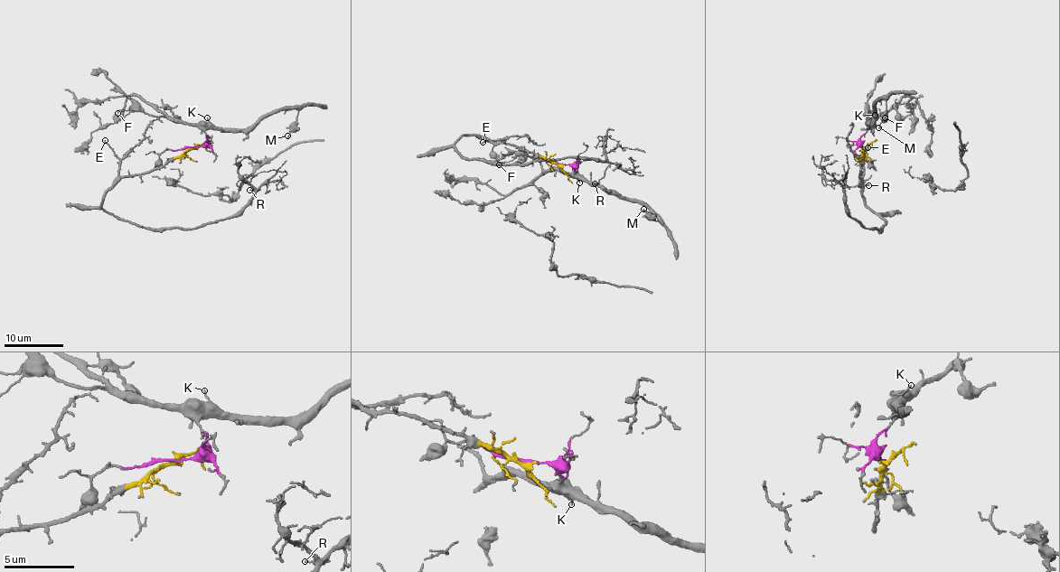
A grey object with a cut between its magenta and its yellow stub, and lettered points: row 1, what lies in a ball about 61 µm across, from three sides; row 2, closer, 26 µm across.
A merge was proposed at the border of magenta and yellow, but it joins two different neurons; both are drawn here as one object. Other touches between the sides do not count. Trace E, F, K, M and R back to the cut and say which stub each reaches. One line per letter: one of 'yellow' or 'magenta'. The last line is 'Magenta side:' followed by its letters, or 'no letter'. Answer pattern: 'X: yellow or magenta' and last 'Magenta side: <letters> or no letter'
E: yellow
F: magenta
K: magenta
M: magenta
R: yellow
Magenta side: F, K, M

